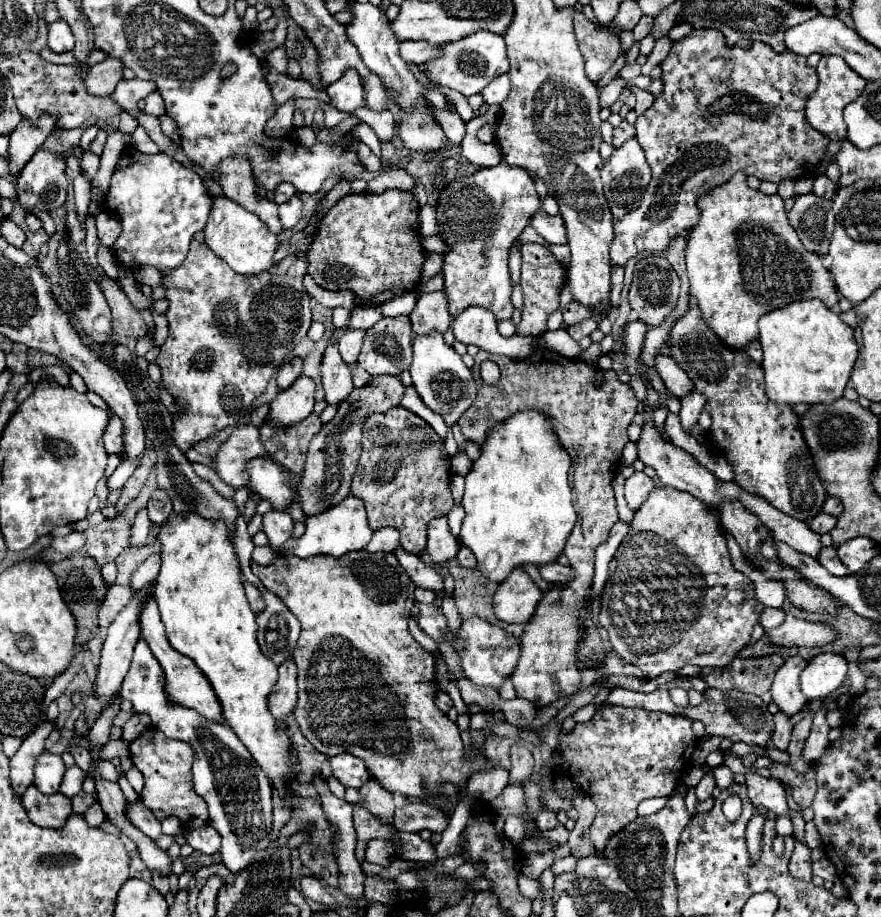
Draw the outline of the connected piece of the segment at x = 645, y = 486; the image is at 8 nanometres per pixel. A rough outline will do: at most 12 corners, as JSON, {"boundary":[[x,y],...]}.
{"boundary":[[643,471],[625,481],[625,499],[633,511],[643,505],[653,487],[653,479]]}

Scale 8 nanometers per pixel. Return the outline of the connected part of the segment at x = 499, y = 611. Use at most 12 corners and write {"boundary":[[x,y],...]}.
{"boundary":[[519,565],[493,597],[497,619],[527,623],[543,591]]}

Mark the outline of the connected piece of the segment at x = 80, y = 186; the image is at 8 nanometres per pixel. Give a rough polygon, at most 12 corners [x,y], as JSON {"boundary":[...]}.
{"boundary":[[81,174],[73,180],[77,219],[85,222],[91,183]]}

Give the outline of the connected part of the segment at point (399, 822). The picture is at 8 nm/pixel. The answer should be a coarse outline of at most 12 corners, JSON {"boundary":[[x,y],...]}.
{"boundary":[[413,801],[395,809],[397,831],[443,833],[449,813]]}

